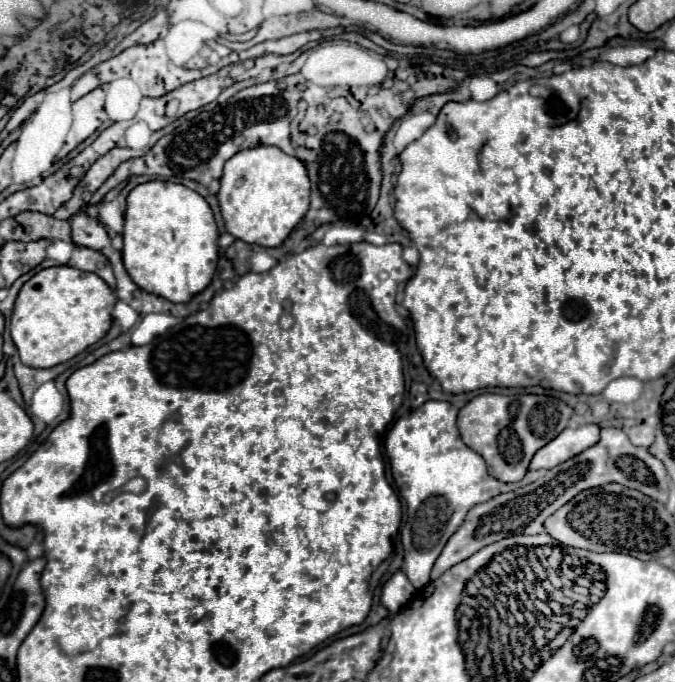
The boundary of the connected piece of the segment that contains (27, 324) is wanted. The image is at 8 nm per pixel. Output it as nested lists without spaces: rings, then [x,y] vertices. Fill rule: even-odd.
[[[71,266],[39,270],[23,284],[11,316],[11,338],[21,362],[31,368],[53,368],[85,352],[109,332],[113,324],[111,306],[115,302],[115,292],[97,274],[87,274]]]

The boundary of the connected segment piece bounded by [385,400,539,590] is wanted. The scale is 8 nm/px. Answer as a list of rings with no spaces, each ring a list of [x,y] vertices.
[[[429,400],[409,416],[395,420],[385,438],[385,452],[389,456],[395,486],[407,502],[407,522],[401,526],[401,540],[405,548],[405,574],[417,590],[431,582],[435,558],[443,546],[463,524],[467,512],[503,492],[513,492],[539,478],[539,472],[529,472],[517,484],[503,484],[487,474],[487,466],[479,454],[465,446],[457,428],[459,410],[441,400]]]

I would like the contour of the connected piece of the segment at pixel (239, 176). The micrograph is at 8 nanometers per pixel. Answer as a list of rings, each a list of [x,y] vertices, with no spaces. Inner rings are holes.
[[[259,146],[241,150],[225,162],[217,198],[229,234],[247,244],[277,248],[307,214],[311,204],[311,182],[305,164],[299,162],[299,158],[285,154],[275,146]]]

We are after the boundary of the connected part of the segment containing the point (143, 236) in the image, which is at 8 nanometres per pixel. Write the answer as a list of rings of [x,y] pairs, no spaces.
[[[153,180],[127,196],[123,262],[133,282],[171,302],[189,302],[213,280],[219,262],[219,232],[213,210],[195,190],[183,184]]]

